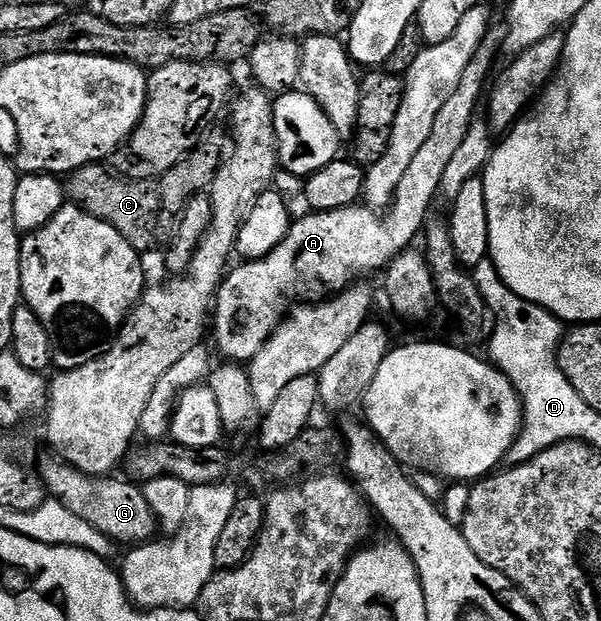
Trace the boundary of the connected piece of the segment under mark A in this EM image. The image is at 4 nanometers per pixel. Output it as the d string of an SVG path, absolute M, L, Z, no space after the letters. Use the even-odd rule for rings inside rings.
M491 28L474 52L468 67L464 67L464 75L460 75L456 91L448 95L448 103L440 107L440 115L436 115L436 123L432 123L428 139L420 151L416 151L416 159L412 159L408 171L404 171L400 187L396 187L394 192L394 200L385 210L386 218L369 207L311 211L291 224L286 238L268 256L258 261L243 260L238 263L242 265L235 264L227 272L218 289L216 312L212 317L212 337L214 333L214 345L222 359L230 363L248 363L282 324L288 313L286 304L289 301L317 302L323 296L322 285L331 289L331 294L341 294L351 288L355 279L362 279L365 273L385 270L399 253L415 244L414 236L423 232L430 204L434 196L439 196L444 171L448 171L452 155L459 149L460 143L464 143L464 135L468 135L479 114L488 89L486 79L490 72L491 75L495 72L494 60L503 45L503 30Z

